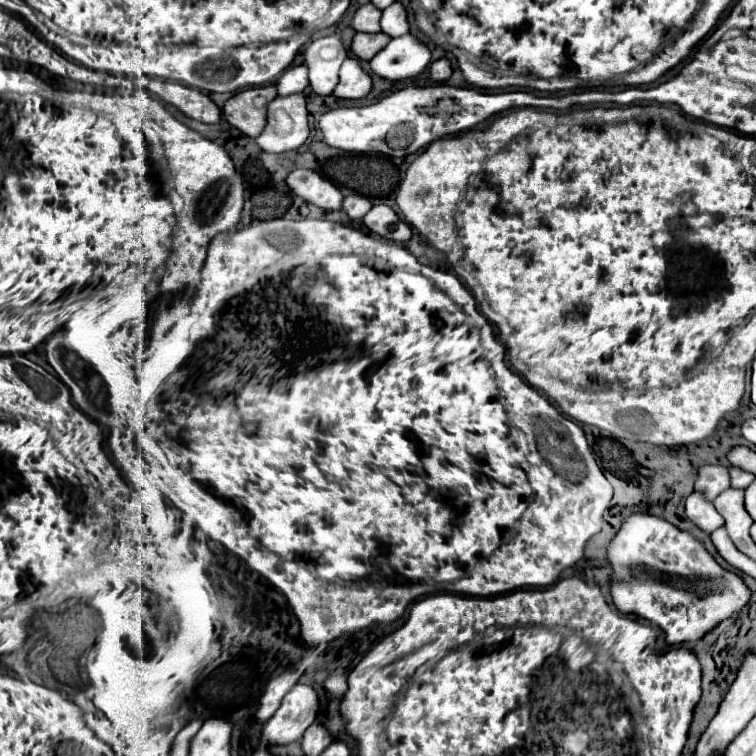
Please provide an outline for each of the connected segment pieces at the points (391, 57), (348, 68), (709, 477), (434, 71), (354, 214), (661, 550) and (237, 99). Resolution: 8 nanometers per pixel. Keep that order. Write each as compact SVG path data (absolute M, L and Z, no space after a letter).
M414 34L392 38L388 46L370 60L376 76L386 80L406 80L418 76L430 64L430 48Z
M346 58L340 68L340 84L334 90L336 98L356 100L372 90L372 78L360 68L356 58Z
M706 464L698 470L698 480L696 480L696 490L704 492L708 500L714 500L724 488L730 486L730 476L728 468L720 464Z
M440 58L440 60L436 60L436 62L430 64L430 76L432 76L432 80L444 82L444 80L448 80L450 74L452 74L452 70L450 70L448 58Z
M350 194L344 198L344 204L342 204L342 210L352 218L352 220L360 220L364 218L364 214L372 208L372 202L366 198L366 196L360 196L360 194Z
M630 514L630 516L622 522L620 530L608 540L608 544L606 544L606 560L608 560L608 566L610 566L610 570L612 570L610 580L608 580L608 594L610 594L610 600L612 600L614 608L616 608L618 612L632 612L634 616L638 616L638 618L642 618L642 620L654 622L654 624L664 632L664 642L666 642L666 644L688 644L688 642L696 642L696 640L704 638L710 630L714 630L716 626L720 626L720 622L736 616L736 614L748 604L748 600L750 600L748 586L744 584L744 580L742 580L738 574L722 568L722 566L712 558L712 554L704 548L704 544L702 544L696 536L692 536L688 530L680 530L678 526L666 522L666 520L658 518L658 516L650 516L650 514Z
M276 86L248 88L226 100L224 116L242 134L256 138L264 130L266 108L276 96Z

